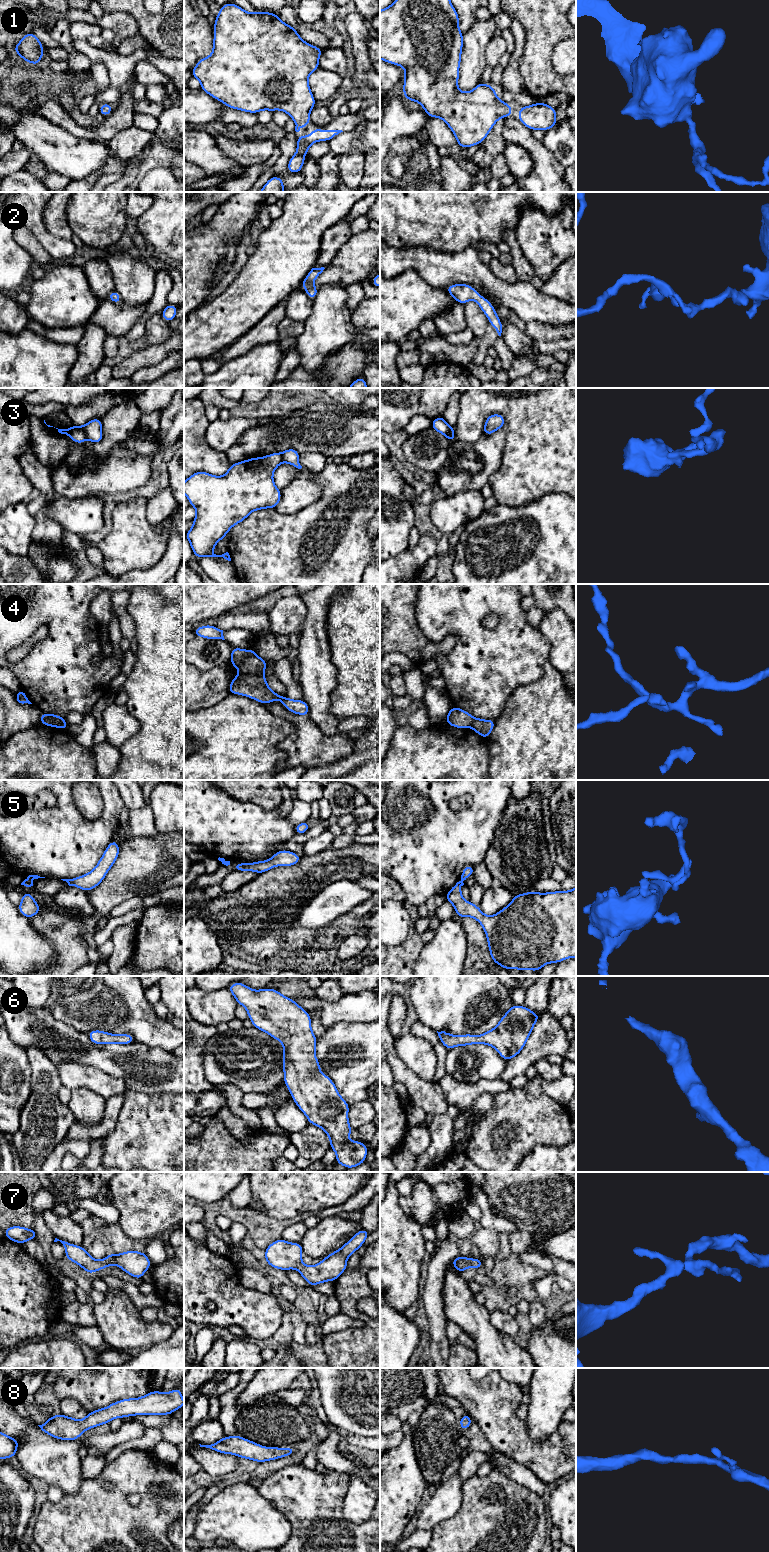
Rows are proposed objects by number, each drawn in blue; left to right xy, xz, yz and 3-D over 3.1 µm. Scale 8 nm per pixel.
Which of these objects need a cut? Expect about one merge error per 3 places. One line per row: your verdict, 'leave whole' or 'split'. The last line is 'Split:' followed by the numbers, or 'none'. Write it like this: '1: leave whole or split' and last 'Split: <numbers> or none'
1: leave whole
2: leave whole
3: split
4: leave whole
5: split
6: leave whole
7: leave whole
8: leave whole
Split: 3, 5

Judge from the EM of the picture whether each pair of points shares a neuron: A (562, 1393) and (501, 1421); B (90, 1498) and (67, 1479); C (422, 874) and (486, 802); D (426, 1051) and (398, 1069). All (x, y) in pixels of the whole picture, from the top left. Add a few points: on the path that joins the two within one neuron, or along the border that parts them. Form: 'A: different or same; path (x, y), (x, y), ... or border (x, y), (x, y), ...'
A: different; border (524, 1420), (528, 1434), (536, 1441)
B: different; border (84, 1479), (77, 1492), (65, 1495)
C: same; path (440, 856), (476, 820)
D: different; border (394, 1044), (396, 1054), (402, 1062), (424, 1079)

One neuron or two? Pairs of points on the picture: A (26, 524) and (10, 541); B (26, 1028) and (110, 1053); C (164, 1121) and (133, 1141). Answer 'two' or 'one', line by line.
A: one
B: one
C: one

